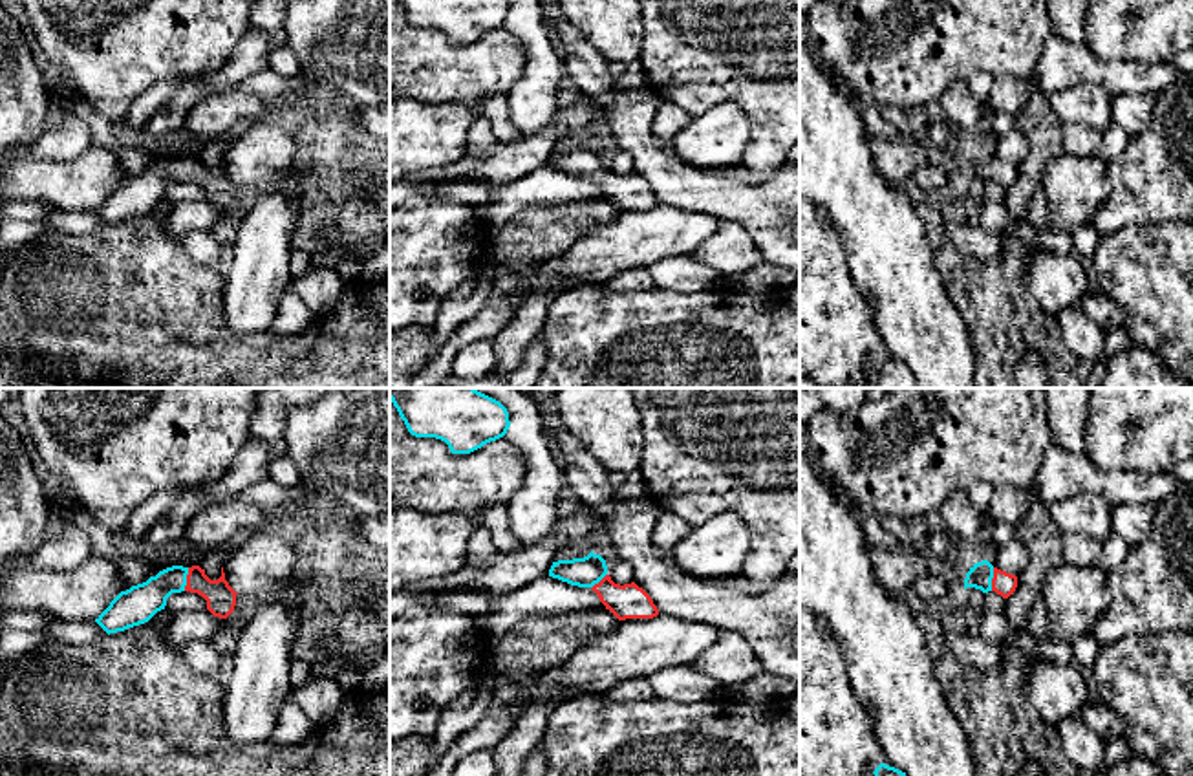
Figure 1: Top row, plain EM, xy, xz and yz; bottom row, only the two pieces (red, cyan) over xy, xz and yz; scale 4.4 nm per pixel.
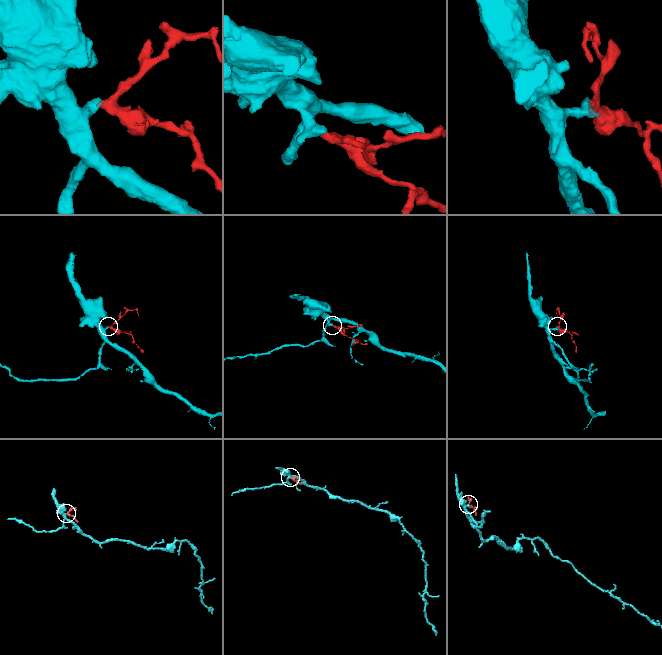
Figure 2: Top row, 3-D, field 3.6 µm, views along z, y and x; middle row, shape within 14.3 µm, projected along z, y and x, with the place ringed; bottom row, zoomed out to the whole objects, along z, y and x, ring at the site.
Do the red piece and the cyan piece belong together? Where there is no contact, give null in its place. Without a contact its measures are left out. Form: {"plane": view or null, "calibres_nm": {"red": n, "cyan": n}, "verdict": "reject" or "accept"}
{"plane": "xy", "calibres_nm": {"red": 130, "cyan": 160}, "verdict": "accept"}

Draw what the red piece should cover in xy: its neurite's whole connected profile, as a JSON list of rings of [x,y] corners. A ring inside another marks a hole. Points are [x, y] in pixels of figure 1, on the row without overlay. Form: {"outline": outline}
{"outline": [[[172,156],[159,161],[156,167],[150,167],[146,172],[132,176],[126,181],[121,181],[110,196],[95,209],[95,212],[110,225],[117,221],[124,221],[128,218],[148,212],[157,201],[165,199],[167,189],[172,183],[190,181],[198,183],[207,190],[207,199],[220,209],[227,209],[236,196],[236,181],[225,170],[225,163],[221,157],[221,167],[218,170],[210,170],[205,165],[205,159],[199,156],[183,157]]]}

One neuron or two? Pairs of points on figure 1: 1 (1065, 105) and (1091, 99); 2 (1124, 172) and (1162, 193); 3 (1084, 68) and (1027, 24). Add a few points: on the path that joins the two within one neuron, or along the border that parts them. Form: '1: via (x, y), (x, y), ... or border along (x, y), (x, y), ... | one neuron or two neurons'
1: via (1071, 105), (1085, 103) | one neuron
2: via (1133, 174), (1153, 183) | one neuron
3: border along (1053, 33), (1032, 75) | two neurons

